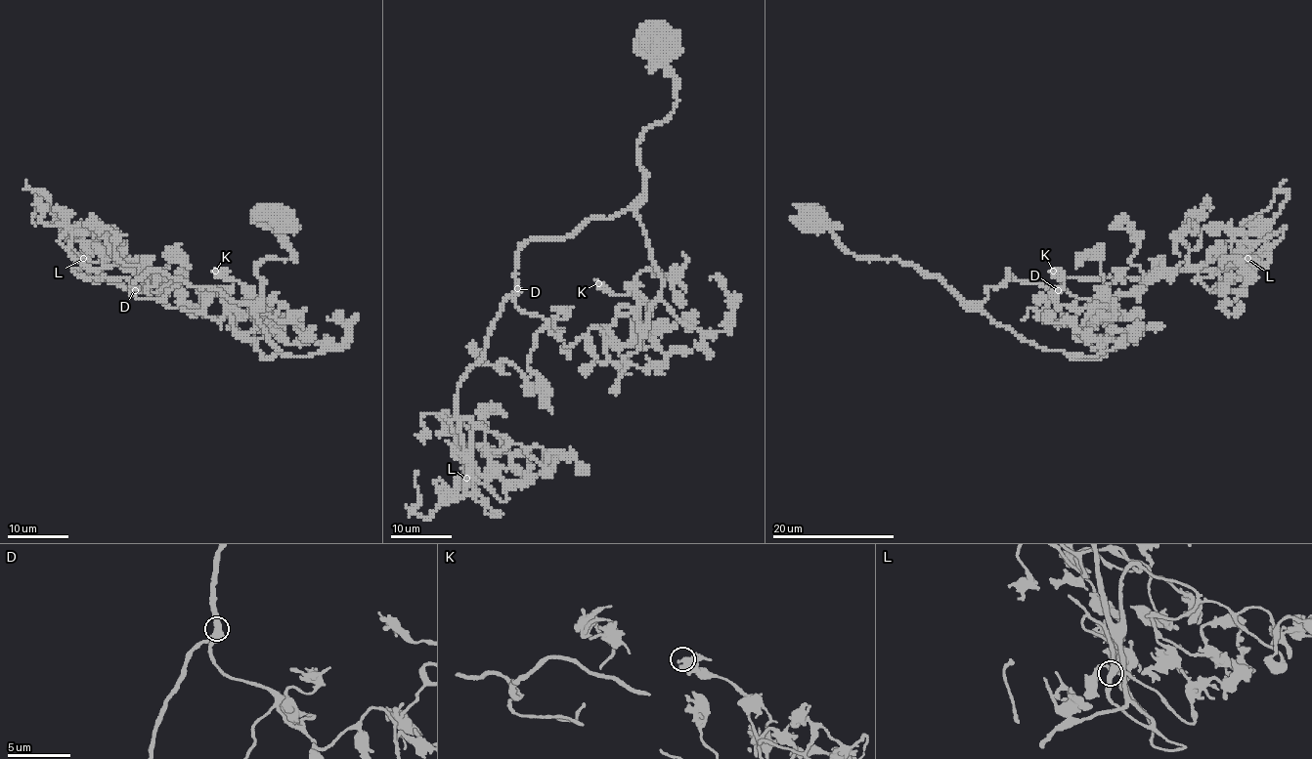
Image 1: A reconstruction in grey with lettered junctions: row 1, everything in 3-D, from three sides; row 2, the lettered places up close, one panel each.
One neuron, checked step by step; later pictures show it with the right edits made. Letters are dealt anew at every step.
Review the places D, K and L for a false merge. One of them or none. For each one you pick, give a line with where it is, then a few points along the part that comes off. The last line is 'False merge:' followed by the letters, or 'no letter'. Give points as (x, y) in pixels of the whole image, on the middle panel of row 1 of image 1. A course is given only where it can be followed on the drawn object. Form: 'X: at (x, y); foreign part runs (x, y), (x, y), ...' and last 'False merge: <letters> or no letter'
False merge: no letter

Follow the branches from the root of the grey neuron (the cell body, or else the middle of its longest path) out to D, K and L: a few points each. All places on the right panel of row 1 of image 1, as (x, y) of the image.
D: (816, 217), (848, 251), (917, 266), (966, 303), (981, 303), (1007, 271), (1057, 290)
K: (816, 217), (848, 251), (917, 266), (1024, 339), (1100, 358), (1057, 306), (1065, 281), (1053, 271)
L: (816, 217), (848, 251), (917, 266), (966, 303), (1007, 271), (1059, 289), (1247, 258)

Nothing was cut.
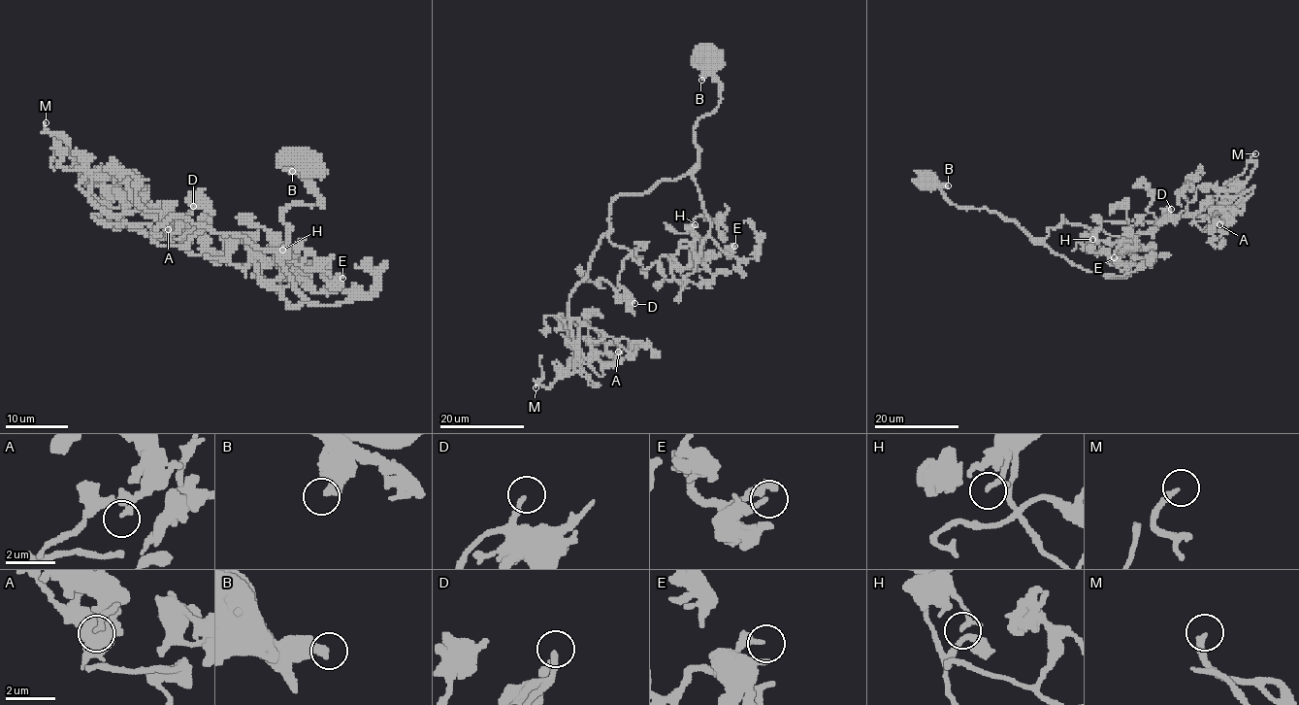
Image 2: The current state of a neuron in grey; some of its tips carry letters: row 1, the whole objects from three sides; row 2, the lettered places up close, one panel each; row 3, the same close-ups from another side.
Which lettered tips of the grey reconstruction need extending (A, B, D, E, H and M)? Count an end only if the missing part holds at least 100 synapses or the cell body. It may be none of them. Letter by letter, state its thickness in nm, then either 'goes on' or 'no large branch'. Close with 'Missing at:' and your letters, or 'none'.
A: calibre 170 nm; no large branch
B: calibre 260 nm; no large branch
D: calibre 200 nm; no large branch
E: calibre 240 nm; no large branch
H: calibre 150 nm; no large branch
M: calibre 200 nm; goes on
Missing at: M

